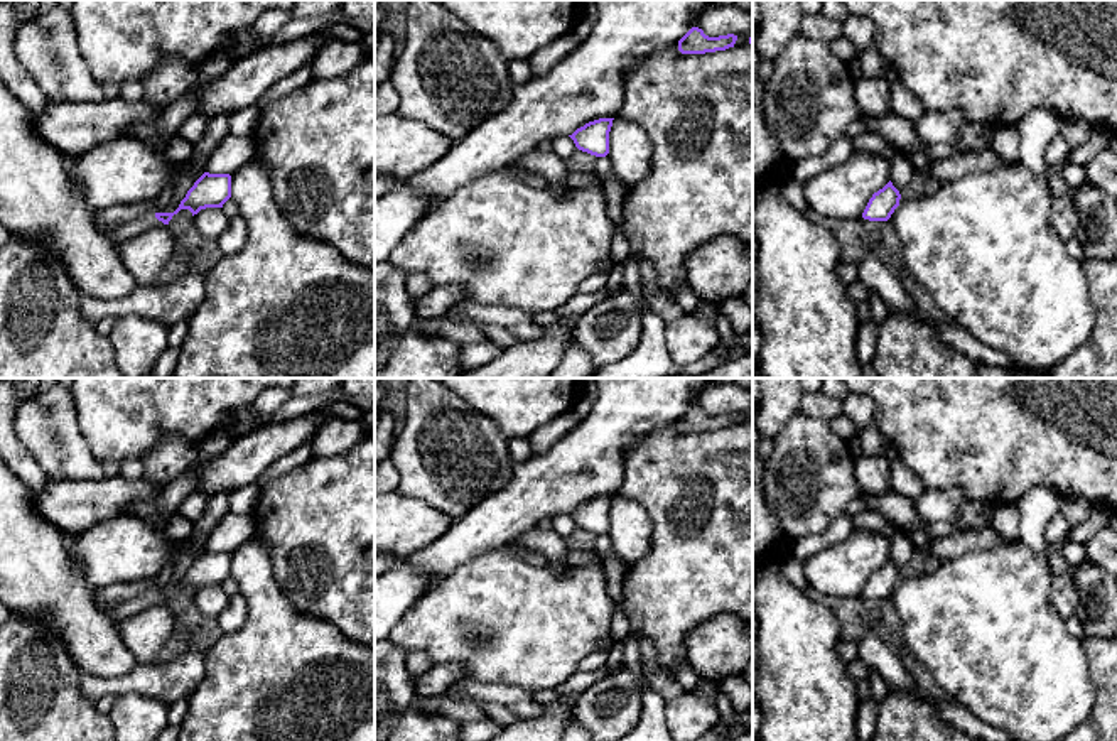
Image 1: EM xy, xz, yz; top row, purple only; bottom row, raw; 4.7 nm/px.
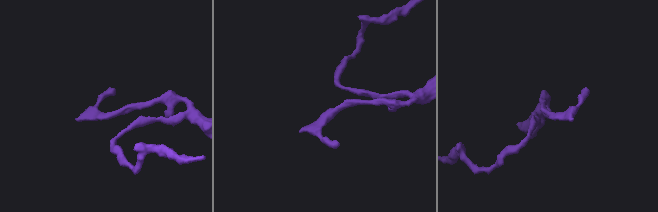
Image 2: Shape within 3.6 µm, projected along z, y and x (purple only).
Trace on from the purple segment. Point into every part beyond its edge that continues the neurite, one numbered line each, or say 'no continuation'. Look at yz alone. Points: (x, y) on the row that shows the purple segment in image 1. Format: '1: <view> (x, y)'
no continuation

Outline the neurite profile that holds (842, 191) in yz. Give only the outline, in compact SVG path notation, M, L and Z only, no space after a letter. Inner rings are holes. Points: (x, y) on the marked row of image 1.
M857 150L842 164L805 181L803 191L813 218L859 219L872 194L889 179L889 159Z

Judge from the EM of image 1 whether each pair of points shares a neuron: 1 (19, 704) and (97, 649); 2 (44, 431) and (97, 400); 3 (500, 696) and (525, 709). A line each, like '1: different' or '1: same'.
1: different
2: different
3: different

